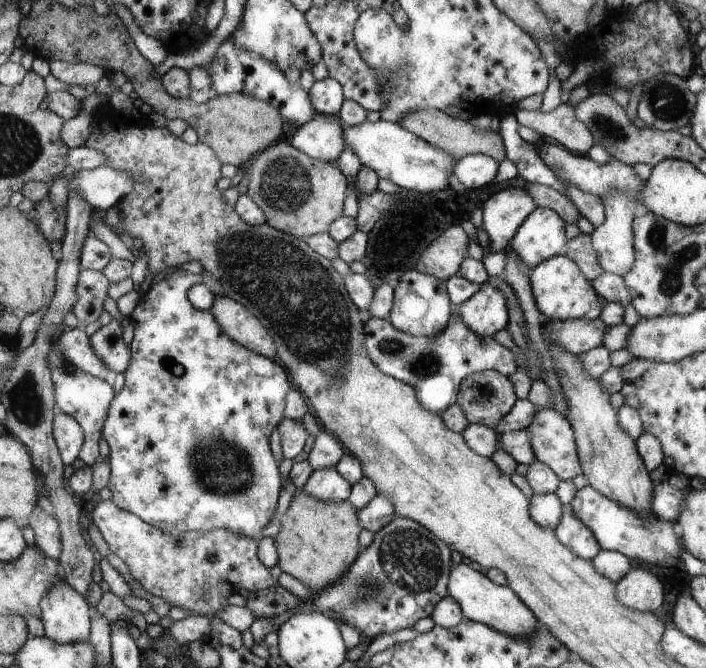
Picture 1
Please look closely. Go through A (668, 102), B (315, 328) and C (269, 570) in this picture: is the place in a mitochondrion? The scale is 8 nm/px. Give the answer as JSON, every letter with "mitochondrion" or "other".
{"A":"mitochondrion","B":"mitochondrion","C":"other"}

